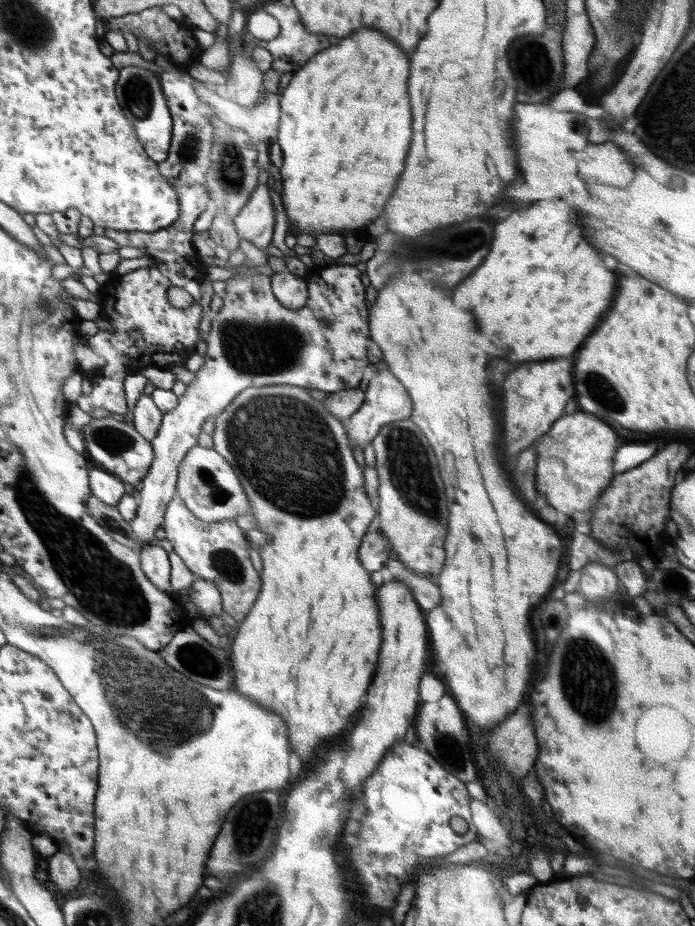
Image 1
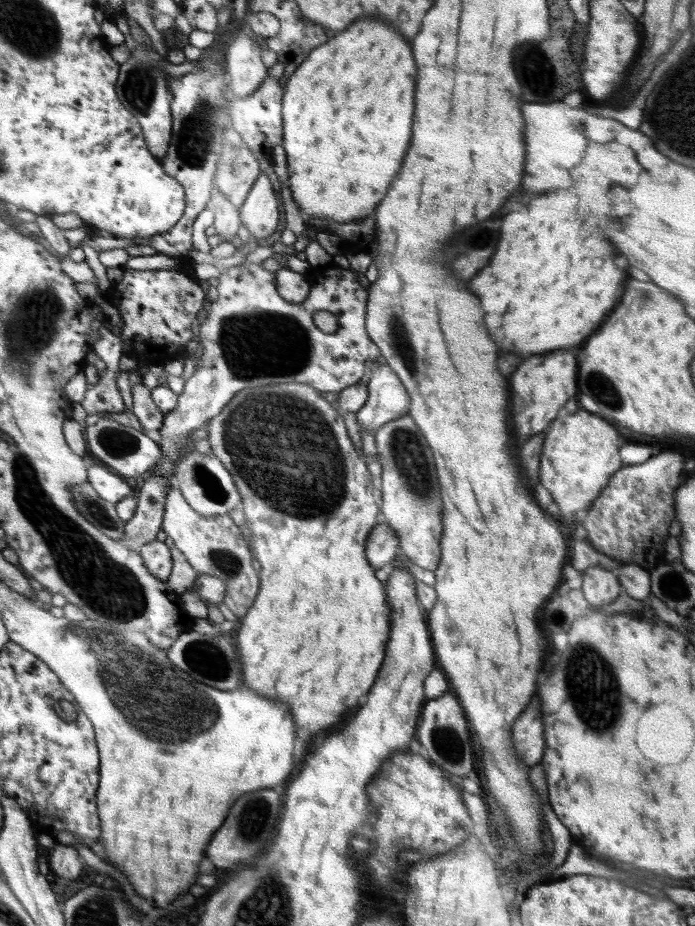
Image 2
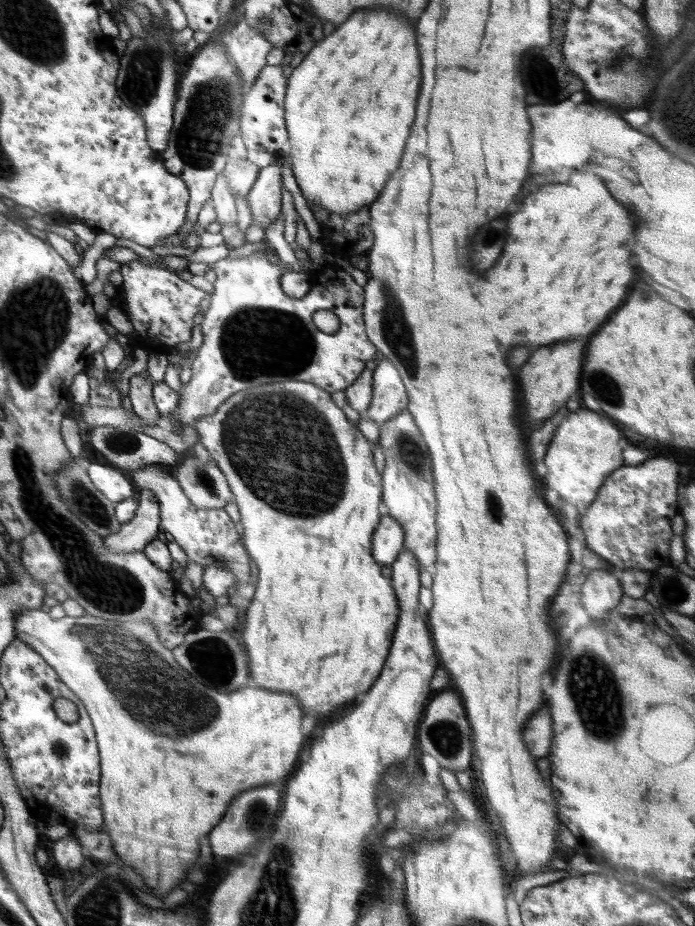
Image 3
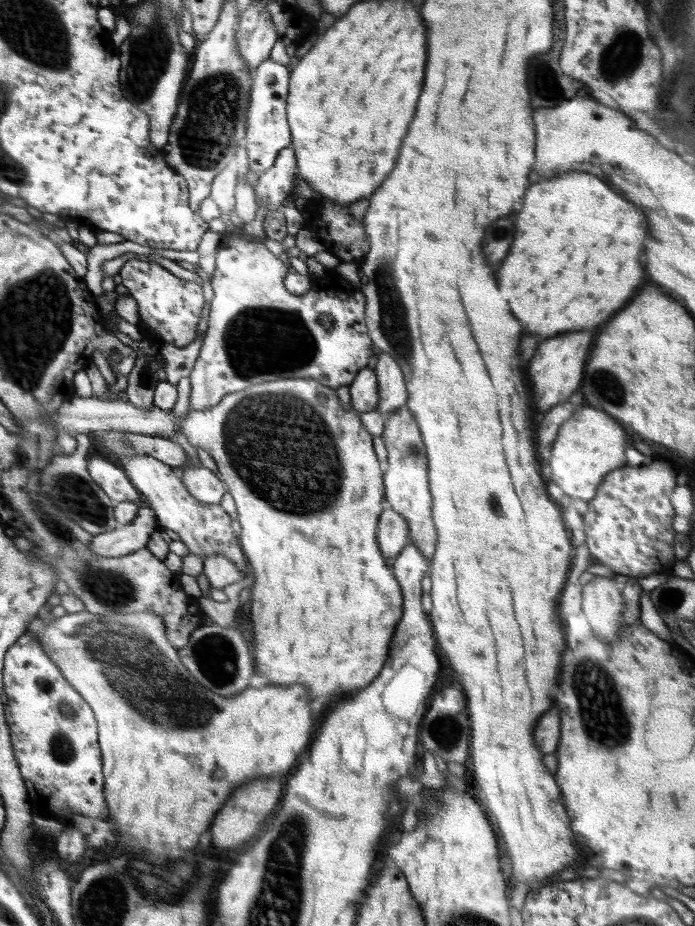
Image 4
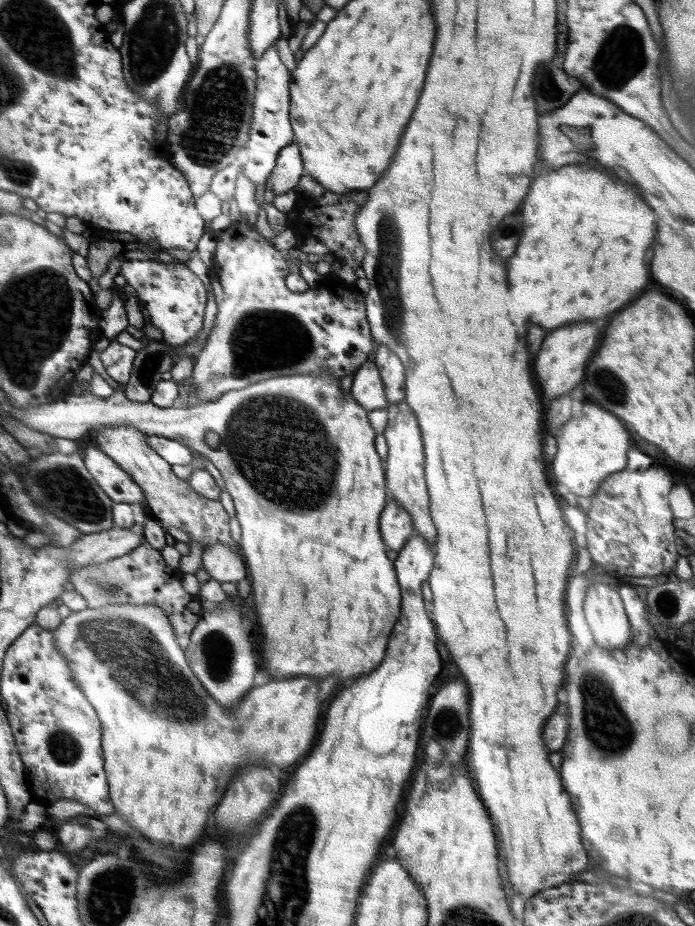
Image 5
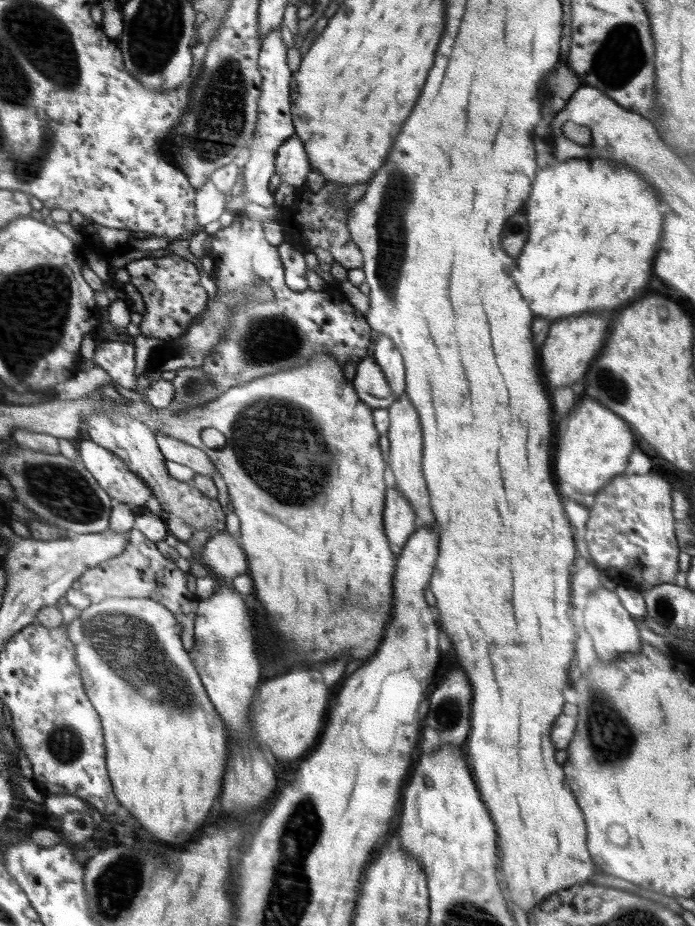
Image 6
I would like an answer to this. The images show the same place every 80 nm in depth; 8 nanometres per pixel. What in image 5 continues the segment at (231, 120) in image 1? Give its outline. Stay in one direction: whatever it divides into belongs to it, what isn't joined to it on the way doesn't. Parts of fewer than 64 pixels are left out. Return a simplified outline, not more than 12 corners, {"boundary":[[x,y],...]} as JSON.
{"boundary":[[275,42],[257,59],[244,174],[264,186],[293,143],[291,71]]}

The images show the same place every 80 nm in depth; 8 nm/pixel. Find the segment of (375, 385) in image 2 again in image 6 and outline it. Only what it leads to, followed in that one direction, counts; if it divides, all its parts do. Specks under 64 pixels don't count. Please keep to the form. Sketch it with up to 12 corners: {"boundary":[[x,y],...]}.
{"boundary":[[378,336],[373,360],[392,394],[405,392],[402,356],[390,336]]}

